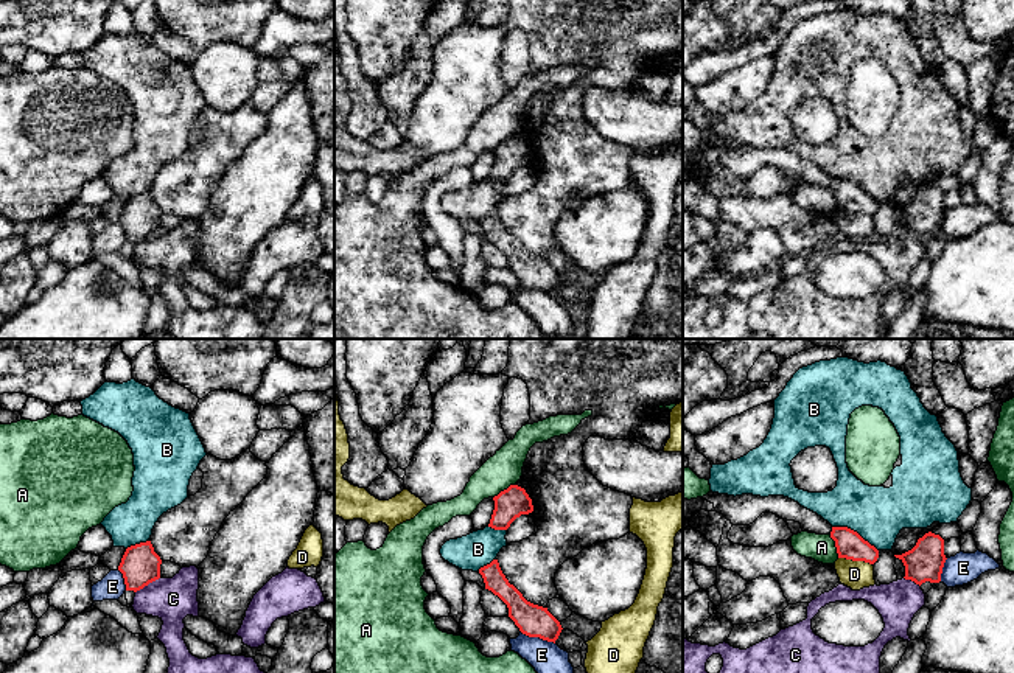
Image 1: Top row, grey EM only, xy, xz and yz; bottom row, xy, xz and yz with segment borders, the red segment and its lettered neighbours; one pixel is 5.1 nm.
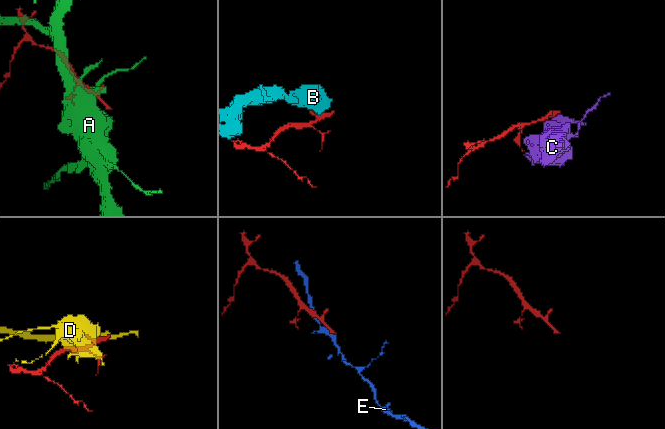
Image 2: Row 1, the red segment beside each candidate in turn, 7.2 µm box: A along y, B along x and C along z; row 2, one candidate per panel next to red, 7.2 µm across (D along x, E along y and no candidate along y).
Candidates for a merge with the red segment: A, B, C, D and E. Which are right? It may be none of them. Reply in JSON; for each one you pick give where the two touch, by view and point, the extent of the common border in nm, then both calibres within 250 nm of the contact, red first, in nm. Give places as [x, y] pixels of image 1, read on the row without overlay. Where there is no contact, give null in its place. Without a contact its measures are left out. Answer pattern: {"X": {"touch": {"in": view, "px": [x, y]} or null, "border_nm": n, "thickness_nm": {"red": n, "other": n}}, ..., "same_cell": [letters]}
{"same_cell": []}

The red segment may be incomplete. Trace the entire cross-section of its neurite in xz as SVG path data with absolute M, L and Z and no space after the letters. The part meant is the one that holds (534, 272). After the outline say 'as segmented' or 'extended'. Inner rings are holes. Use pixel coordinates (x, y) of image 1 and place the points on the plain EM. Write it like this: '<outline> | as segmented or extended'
M498 211L481 219L479 225L484 230L485 241L491 242L507 256L509 269L523 286L555 295L563 281L560 274L547 263L547 260L527 253L523 246L509 235Z | as segmented

